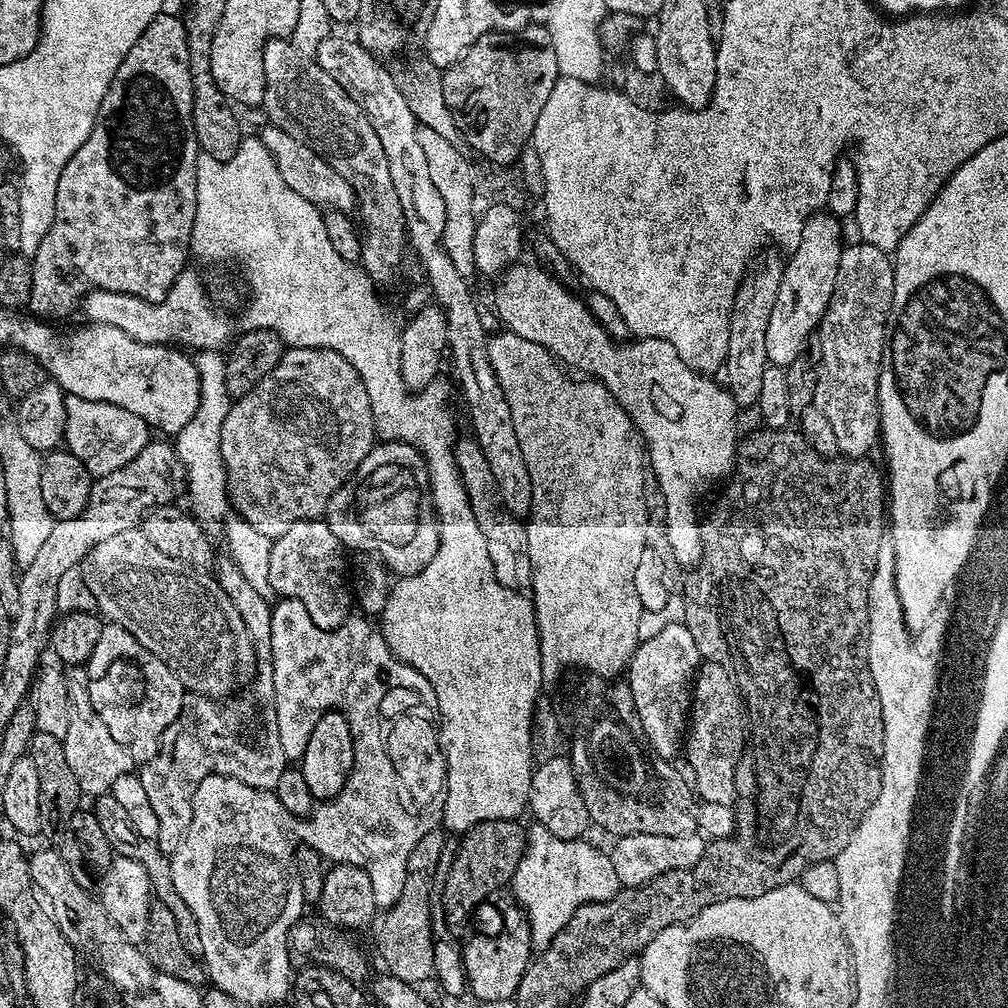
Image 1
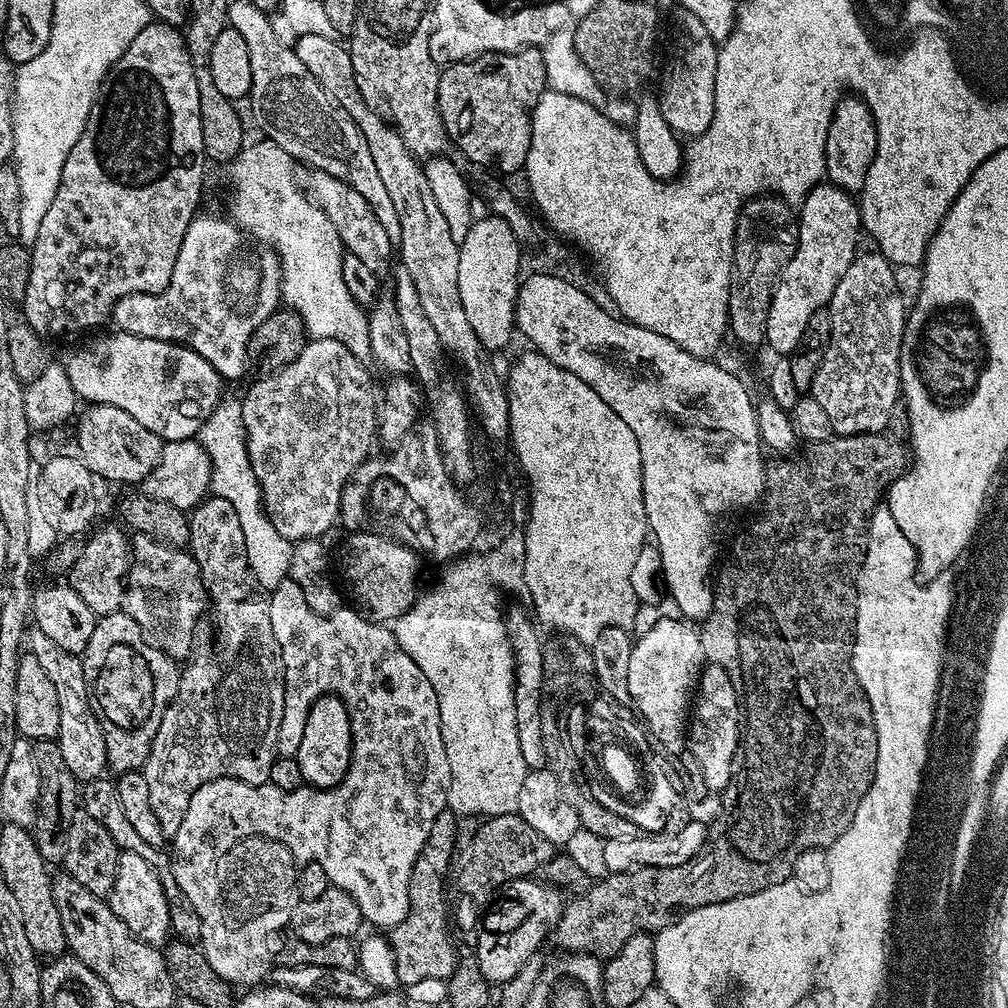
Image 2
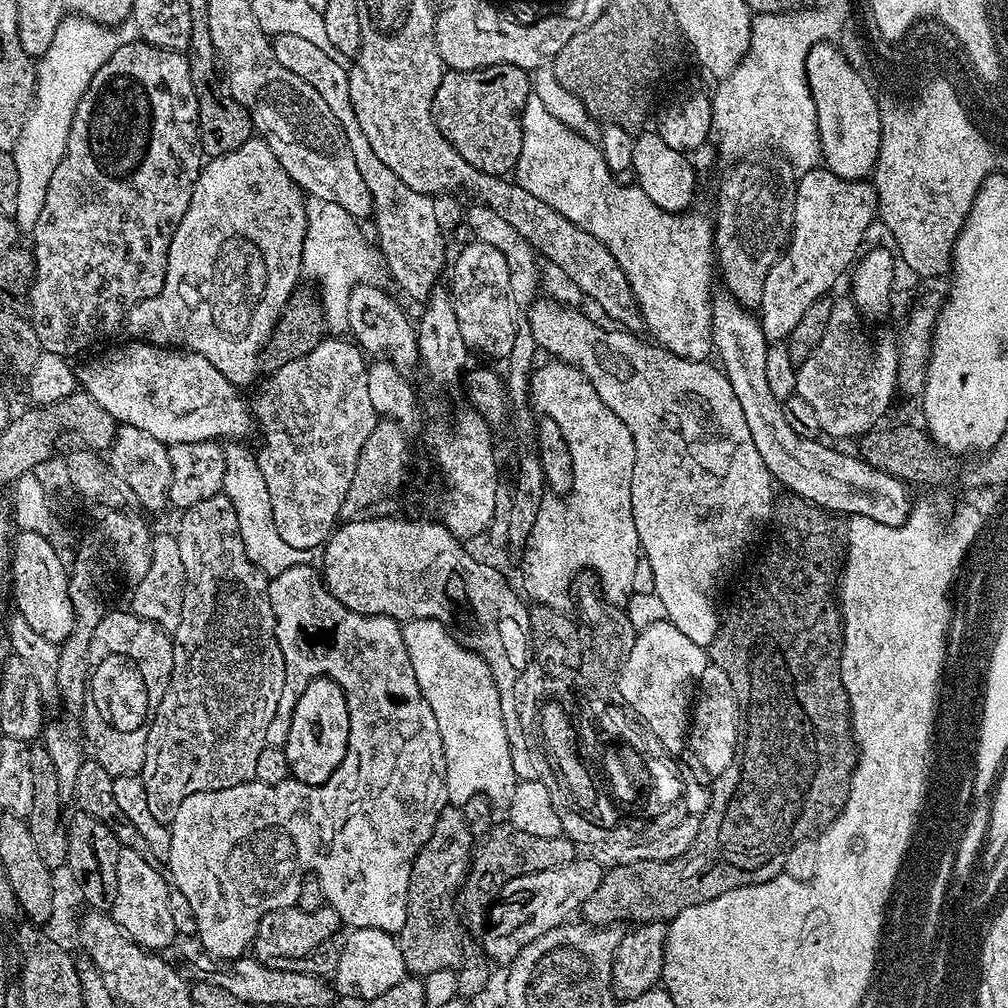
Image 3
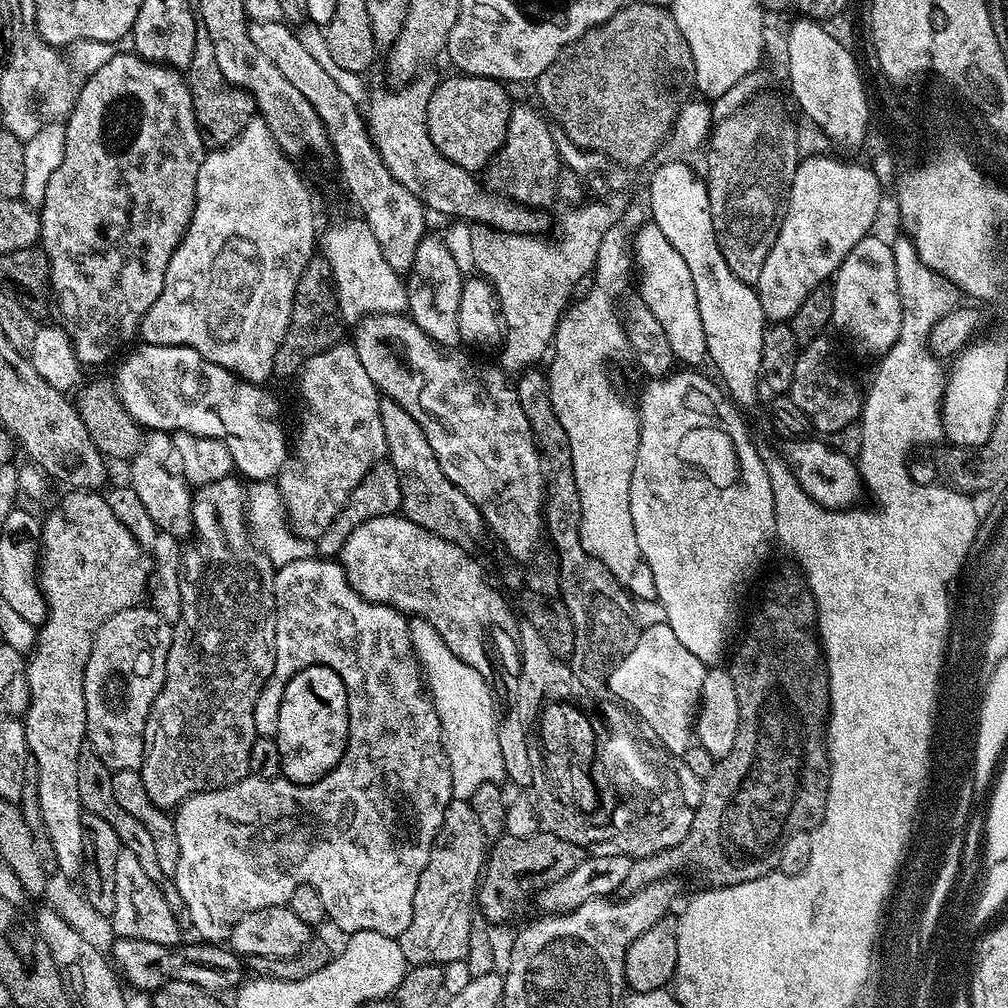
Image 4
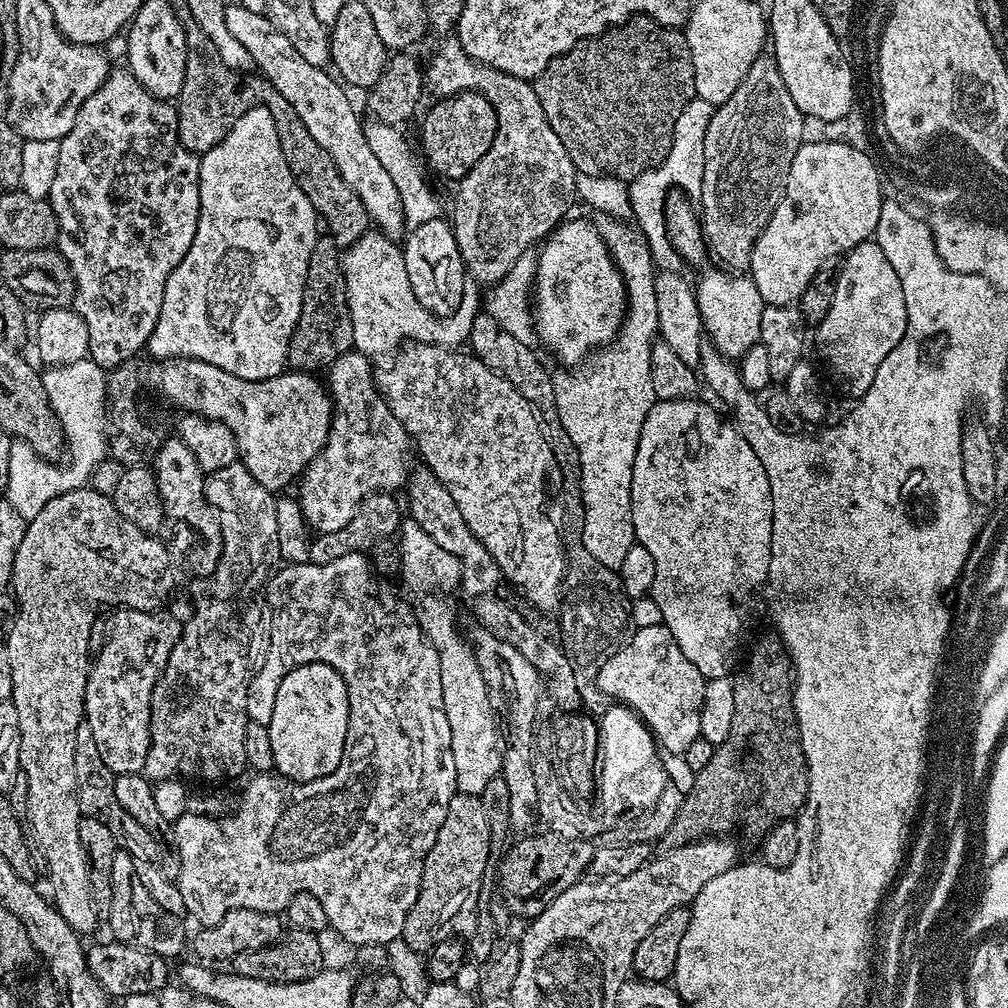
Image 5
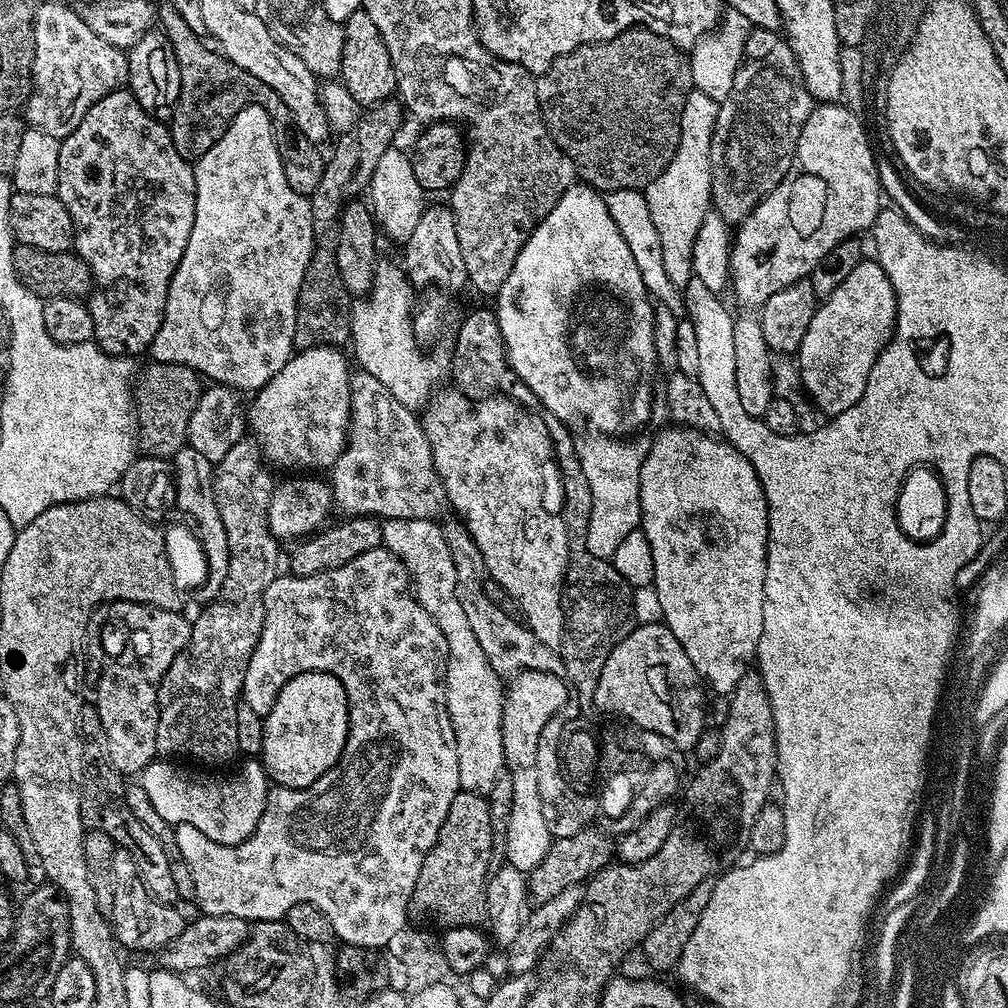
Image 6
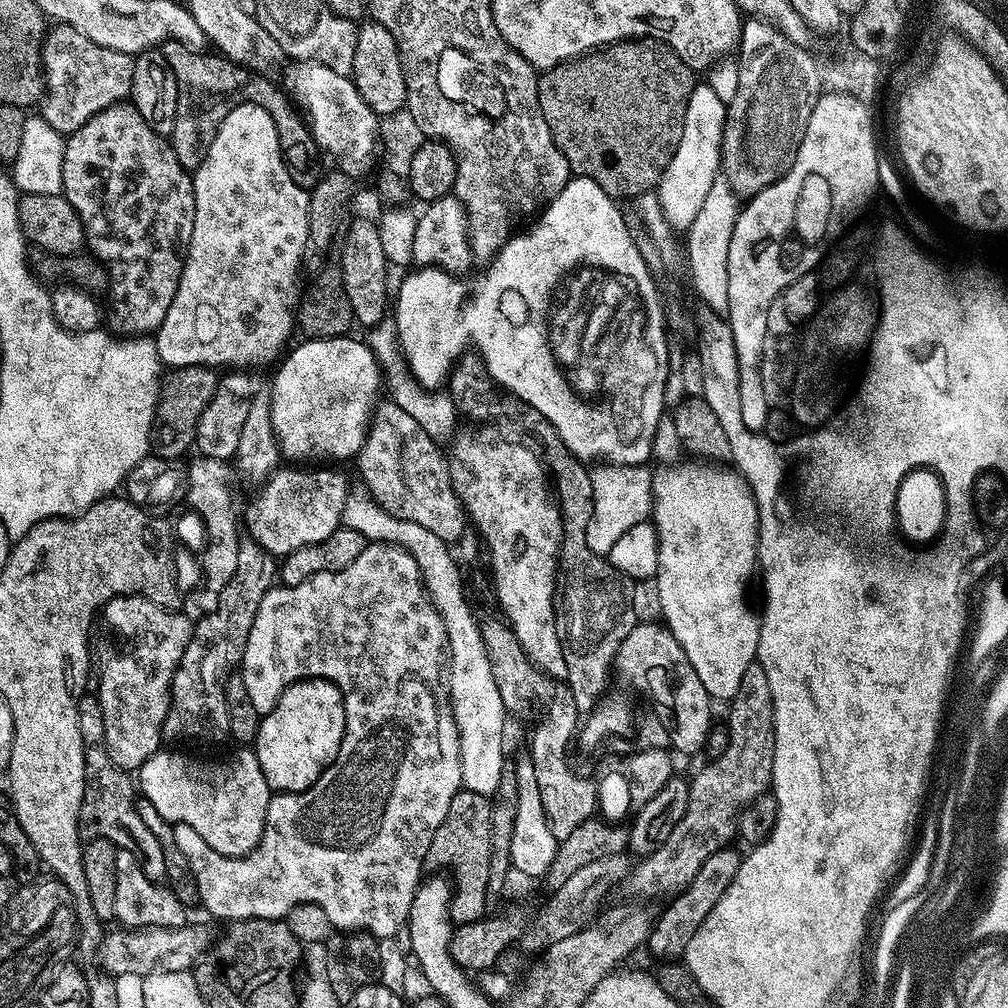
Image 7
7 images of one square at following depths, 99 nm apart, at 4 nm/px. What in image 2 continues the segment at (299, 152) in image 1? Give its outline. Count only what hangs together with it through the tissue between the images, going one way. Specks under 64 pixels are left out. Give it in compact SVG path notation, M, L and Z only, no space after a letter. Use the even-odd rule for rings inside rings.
M309 171L308 188L306 184L306 192L312 203L326 214L326 218L330 218L330 222L334 226L334 230L338 230L338 238L344 252L354 254L354 258L358 258L366 266L370 266L370 270L374 273L383 273L382 270L388 264L388 259L393 259L394 242L390 238L390 234L386 234L382 222L378 222L378 218L374 218L374 212L370 210L370 206L366 202L366 198L362 198L362 194L358 194L358 190L354 190L352 186L334 178L325 172Z

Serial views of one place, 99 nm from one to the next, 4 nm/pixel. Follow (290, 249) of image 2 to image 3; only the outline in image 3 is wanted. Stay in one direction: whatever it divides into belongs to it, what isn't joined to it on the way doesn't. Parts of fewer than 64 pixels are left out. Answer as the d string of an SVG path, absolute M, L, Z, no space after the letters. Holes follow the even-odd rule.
M309 195L306 200L308 209L306 210L306 218L308 225L306 226L306 238L304 239L304 249L302 250L302 272L305 277L316 280L318 289L318 297L324 307L324 316L327 327L333 333L340 334L347 329L348 315L346 314L346 306L350 306L350 290L355 284L363 284L369 279L368 263L371 262L372 256L368 253L368 240L364 237L364 232L359 228L357 217L352 216L346 210L342 210L342 206L338 206L338 202L326 202L326 198L318 198Z

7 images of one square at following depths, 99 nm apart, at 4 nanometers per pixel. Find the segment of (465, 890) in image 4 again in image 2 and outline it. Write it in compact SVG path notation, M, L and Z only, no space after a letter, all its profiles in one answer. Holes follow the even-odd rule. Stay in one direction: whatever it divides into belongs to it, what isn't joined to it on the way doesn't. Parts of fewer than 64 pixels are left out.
M446 810L434 818L430 834L410 870L410 906L406 918L391 929L390 941L394 954L394 970L401 985L425 981L426 978L438 978L444 981L452 979L458 959L458 948L452 945L452 936L448 933L450 924L450 900L444 897L444 879L449 879L457 851L456 822L457 815Z

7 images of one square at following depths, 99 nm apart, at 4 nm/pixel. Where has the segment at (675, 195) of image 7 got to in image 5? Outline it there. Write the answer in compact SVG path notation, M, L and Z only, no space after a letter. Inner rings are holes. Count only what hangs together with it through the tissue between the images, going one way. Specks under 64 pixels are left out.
M695 98L683 107L682 114L679 115L678 122L674 125L673 144L665 160L628 184L632 207L631 219L635 223L636 221L640 223L636 223L637 225L647 226L653 220L660 220L660 200L666 203L673 190L679 190L689 198L699 197L702 190L706 126L710 126L713 111L713 104L699 98Z

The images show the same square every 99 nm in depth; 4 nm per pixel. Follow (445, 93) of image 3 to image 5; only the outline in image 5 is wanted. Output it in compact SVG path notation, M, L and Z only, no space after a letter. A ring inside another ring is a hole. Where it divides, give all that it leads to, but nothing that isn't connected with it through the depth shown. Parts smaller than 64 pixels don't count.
M459 92L457 96L446 96L435 101L436 105L424 116L424 129L420 132L420 144L424 147L424 156L428 164L440 176L452 182L459 182L470 169L490 150L498 130L498 118L494 114L494 106L481 92Z

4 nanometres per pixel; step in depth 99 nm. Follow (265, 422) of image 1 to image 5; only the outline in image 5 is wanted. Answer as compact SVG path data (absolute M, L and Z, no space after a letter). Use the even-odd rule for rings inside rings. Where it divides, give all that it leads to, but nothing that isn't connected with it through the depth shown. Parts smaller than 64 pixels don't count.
M355 350L342 354L327 369L326 387L332 398L332 425L326 438L326 446L308 464L308 469L299 477L300 498L298 505L304 515L304 523L313 533L342 530L358 510L360 503L375 492L395 493L395 488L403 489L408 483L410 463L408 431L394 418L390 406L380 393L377 377L372 376L373 361Z

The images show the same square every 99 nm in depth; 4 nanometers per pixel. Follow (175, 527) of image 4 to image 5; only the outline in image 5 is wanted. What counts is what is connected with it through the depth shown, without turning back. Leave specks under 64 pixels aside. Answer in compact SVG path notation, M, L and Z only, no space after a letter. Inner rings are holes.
M175 434L169 435L163 446L156 451L154 471L165 517L169 521L177 520L178 523L185 524L201 540L200 549L192 556L192 564L200 574L210 574L216 569L224 547L216 512L206 502L204 493L206 473L198 466L198 460L194 458L194 454L190 454L186 442L182 442Z

